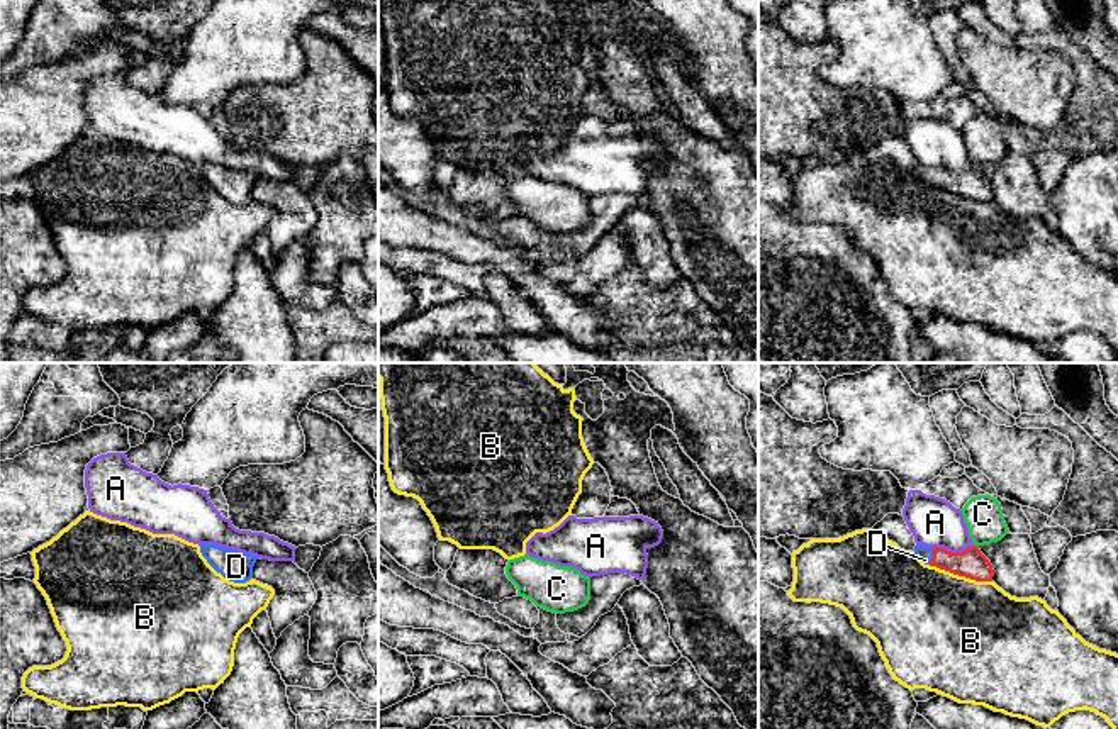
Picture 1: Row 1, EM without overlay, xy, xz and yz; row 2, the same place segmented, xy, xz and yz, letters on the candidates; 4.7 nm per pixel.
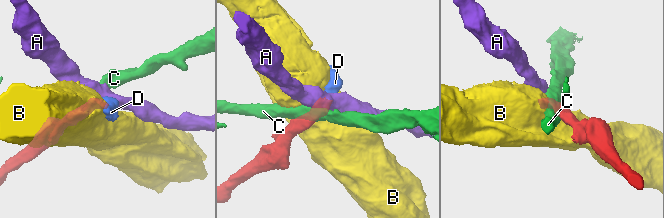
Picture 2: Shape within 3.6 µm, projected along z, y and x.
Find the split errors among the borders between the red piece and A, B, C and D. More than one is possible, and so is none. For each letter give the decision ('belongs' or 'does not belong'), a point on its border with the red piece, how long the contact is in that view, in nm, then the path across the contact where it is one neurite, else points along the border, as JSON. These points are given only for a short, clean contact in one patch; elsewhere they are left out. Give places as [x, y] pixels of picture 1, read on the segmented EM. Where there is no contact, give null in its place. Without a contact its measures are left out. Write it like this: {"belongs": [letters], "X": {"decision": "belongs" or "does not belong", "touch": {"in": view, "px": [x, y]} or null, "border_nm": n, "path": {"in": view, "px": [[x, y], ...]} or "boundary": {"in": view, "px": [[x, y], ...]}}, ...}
{"belongs": ["D"], "A": {"decision": "does not belong", "touch": {"in": "yz", "px": [952, 553]}, "border_nm": 200, "boundary": {"in": "yz", "px": [[972, 545], [961, 551], [932, 548]]}}, "B": {"decision": "does not belong", "touch": {"in": "yz", "px": [961, 575]}, "border_nm": 320}, "C": {"decision": "does not belong", "touch": {"in": "yz", "px": [976, 546]}, "border_nm": 30}, "D": {"decision": "belongs", "touch": {"in": "yz", "px": [933, 556]}, "border_nm": 80, "path": {"in": "yz", "px": [[971, 563], [955, 563], [933, 556], [923, 553]]}}}

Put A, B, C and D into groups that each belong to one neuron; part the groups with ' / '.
A / B / C / D

